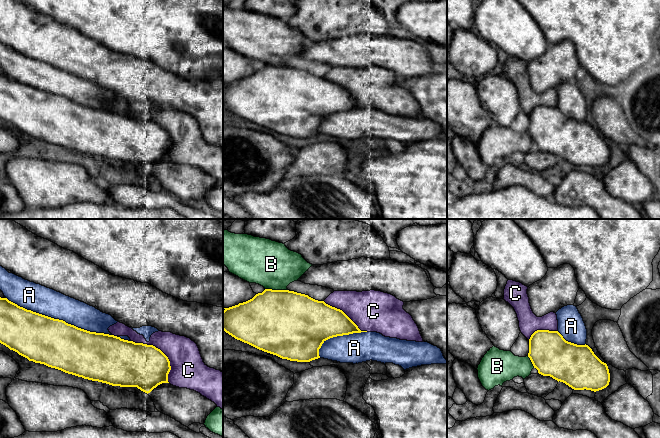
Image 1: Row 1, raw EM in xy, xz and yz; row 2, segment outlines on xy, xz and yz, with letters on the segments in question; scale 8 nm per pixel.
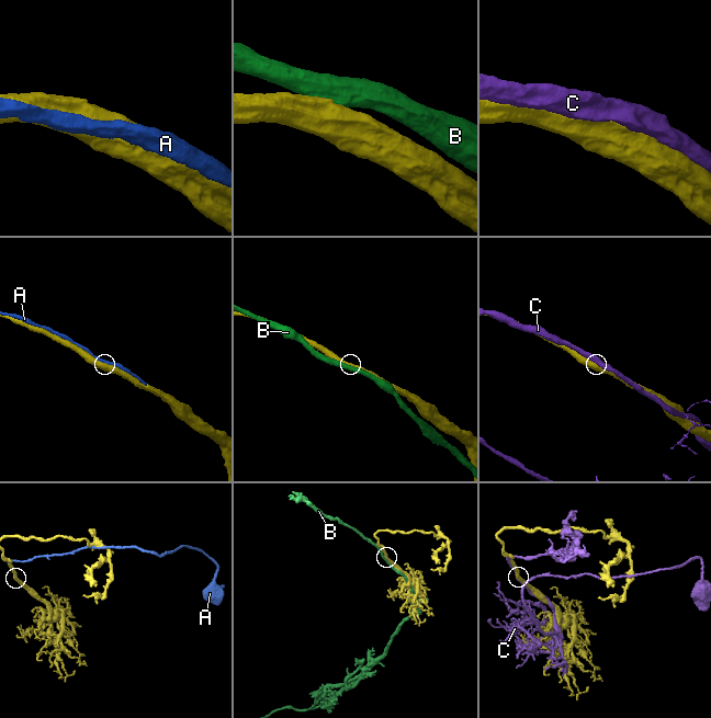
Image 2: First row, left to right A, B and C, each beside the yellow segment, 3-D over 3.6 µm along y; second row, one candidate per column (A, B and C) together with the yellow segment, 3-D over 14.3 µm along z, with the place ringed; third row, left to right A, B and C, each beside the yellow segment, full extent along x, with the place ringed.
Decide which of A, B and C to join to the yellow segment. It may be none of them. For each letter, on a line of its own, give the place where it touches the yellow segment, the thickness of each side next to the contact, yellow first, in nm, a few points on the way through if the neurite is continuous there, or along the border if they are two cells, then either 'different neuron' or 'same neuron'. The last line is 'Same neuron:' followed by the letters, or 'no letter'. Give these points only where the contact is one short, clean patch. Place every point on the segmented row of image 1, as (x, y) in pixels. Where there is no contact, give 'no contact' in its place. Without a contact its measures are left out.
A: meets yellow in xy at (58, 319); 380 nm thick on the yellow side, 220 nm on the other; same neuron
B: meets yellow in xz at (276, 290); 500 nm thick on the yellow side, 380 nm on the other; different neuron
C: meets yellow in xy at (162, 352); 360 nm thick on the yellow side, 280 nm on the other; different neuron
Same neuron: A

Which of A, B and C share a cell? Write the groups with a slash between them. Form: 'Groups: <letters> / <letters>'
Groups: A / B / C

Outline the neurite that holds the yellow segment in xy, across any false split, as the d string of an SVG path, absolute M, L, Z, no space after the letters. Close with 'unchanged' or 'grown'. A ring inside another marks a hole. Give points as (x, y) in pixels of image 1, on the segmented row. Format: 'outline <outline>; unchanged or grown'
outline M0 266L0 290L4 294L4 298L0 297L0 343L8 347L10 350L17 352L19 355L27 358L29 361L35 363L44 364L48 367L61 370L65 373L72 374L84 379L98 381L106 383L112 386L120 387L137 387L145 393L150 393L154 388L162 383L168 382L168 374L171 370L170 361L168 357L158 348L153 345L147 345L143 343L135 343L130 340L128 336L114 336L108 328L118 321L116 321L111 315L101 312L93 306L90 306L84 302L66 296L53 289L47 288L40 284L30 282L23 279L13 273L9 273L5 268Z; grown

